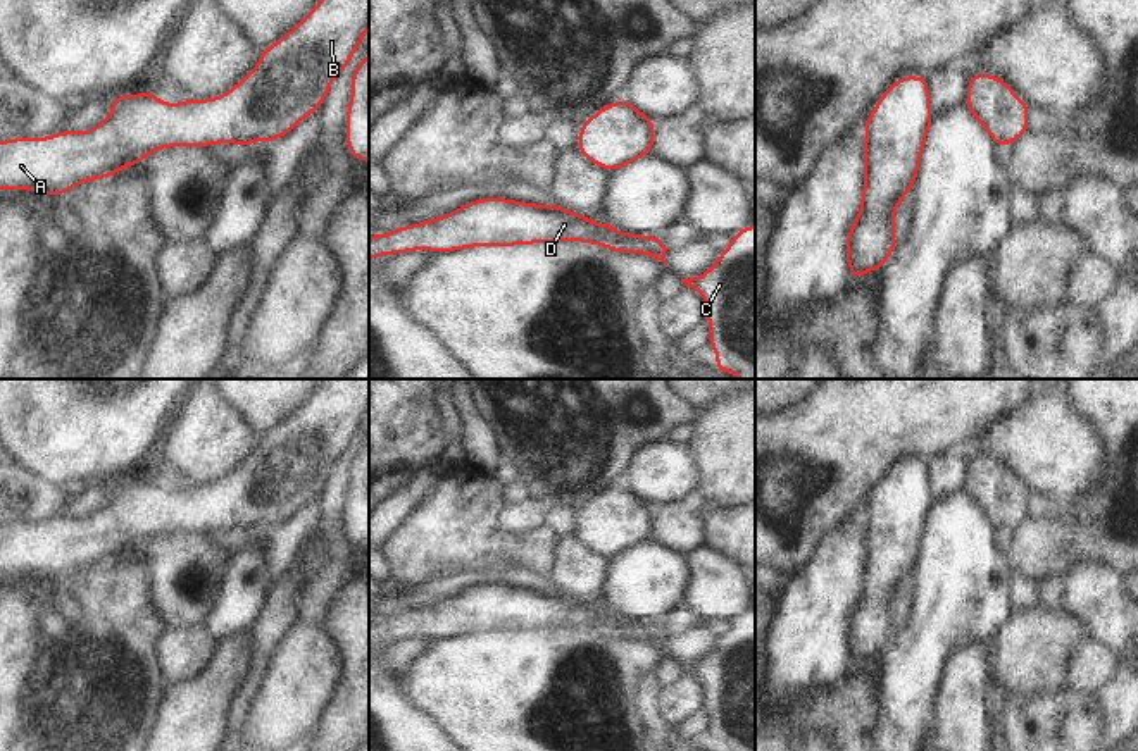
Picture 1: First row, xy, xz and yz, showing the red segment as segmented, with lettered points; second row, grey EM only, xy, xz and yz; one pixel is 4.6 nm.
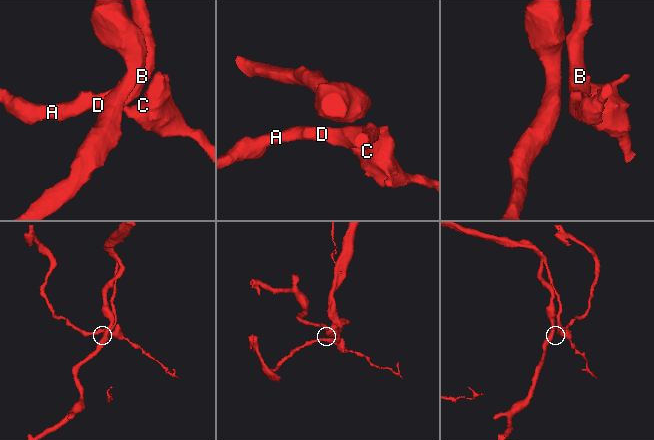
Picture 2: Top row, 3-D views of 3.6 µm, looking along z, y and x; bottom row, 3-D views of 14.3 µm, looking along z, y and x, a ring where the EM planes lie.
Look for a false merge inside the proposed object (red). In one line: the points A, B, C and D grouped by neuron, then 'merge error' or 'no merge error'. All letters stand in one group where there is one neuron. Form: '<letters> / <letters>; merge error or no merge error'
A B D / C; merge error

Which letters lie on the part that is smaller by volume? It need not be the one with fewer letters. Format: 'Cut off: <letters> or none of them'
Cut off: C.

